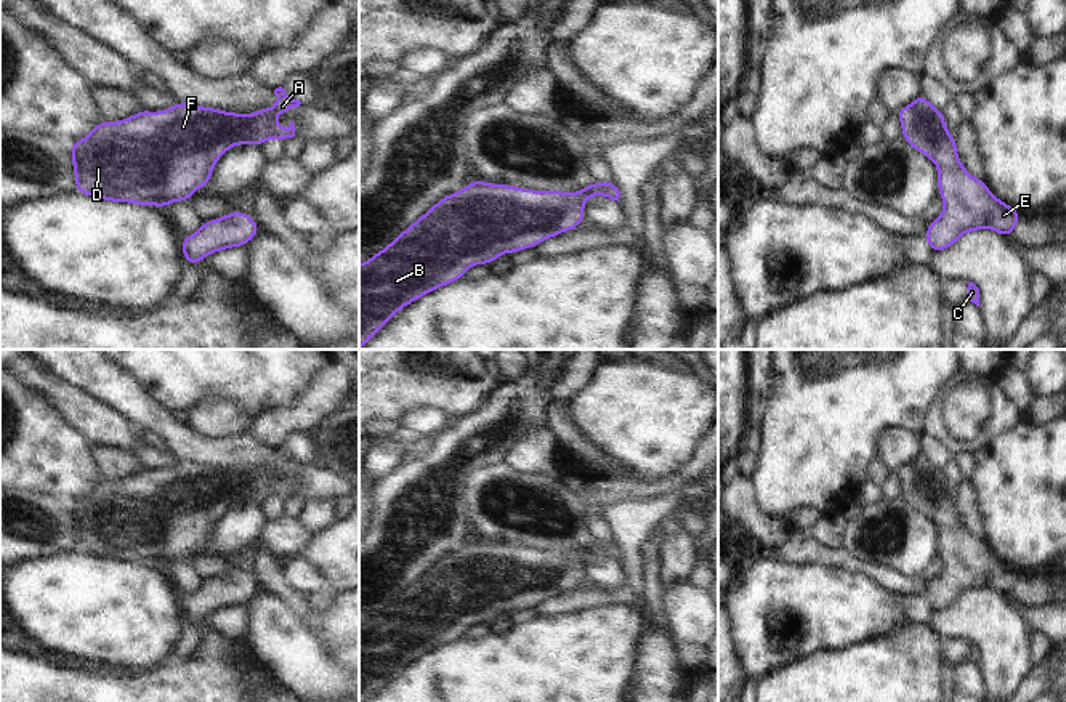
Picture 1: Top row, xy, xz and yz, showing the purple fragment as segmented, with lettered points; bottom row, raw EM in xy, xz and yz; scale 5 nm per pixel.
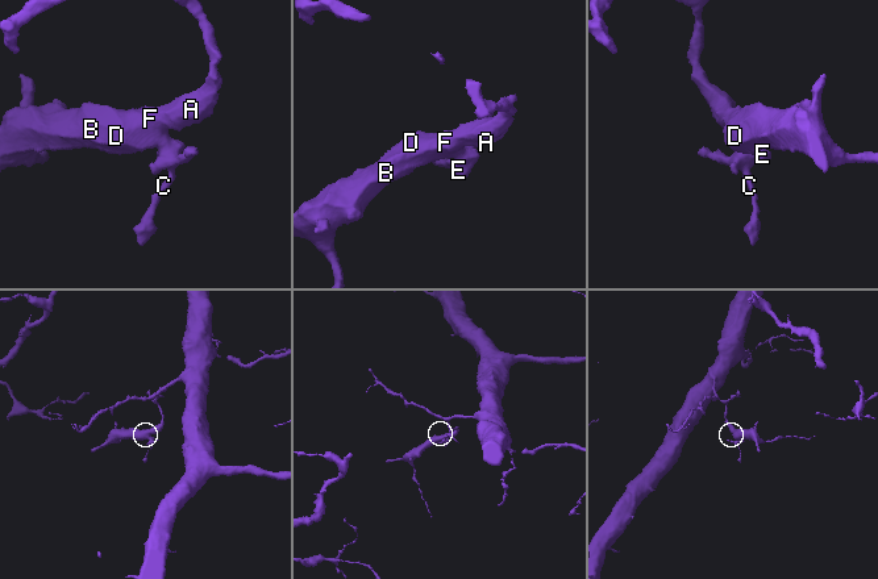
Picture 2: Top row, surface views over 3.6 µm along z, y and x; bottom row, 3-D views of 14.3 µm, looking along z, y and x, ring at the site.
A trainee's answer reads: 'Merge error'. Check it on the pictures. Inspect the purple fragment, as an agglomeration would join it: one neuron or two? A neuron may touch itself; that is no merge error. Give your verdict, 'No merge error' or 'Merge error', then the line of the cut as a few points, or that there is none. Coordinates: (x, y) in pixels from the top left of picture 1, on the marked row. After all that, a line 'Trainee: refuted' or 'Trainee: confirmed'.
No merge error. No split
Trainee: refuted

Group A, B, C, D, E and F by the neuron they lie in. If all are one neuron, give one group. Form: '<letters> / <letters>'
A B C D E F

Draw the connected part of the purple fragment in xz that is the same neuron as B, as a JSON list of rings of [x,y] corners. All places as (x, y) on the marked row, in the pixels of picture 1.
[[[612,180],[592,181],[577,192],[535,191],[489,181],[470,181],[439,199],[385,248],[359,264],[359,349],[402,308],[439,287],[462,280],[468,268],[492,264],[500,255],[535,245],[575,229],[587,220],[583,205],[593,196],[620,197]]]

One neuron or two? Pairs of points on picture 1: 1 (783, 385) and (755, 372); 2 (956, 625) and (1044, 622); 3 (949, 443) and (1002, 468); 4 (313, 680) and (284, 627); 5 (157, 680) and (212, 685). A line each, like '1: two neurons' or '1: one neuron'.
1: two neurons
2: two neurons
3: two neurons
4: one neuron
5: one neuron

